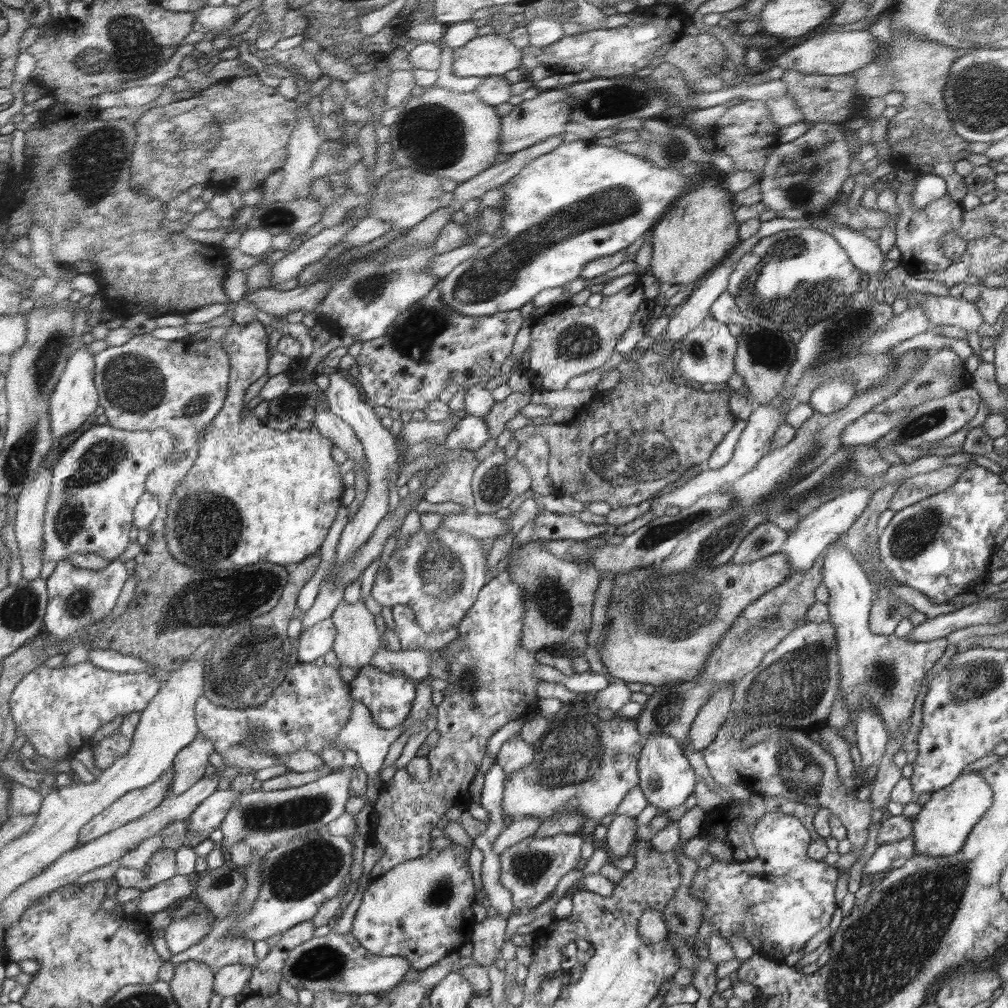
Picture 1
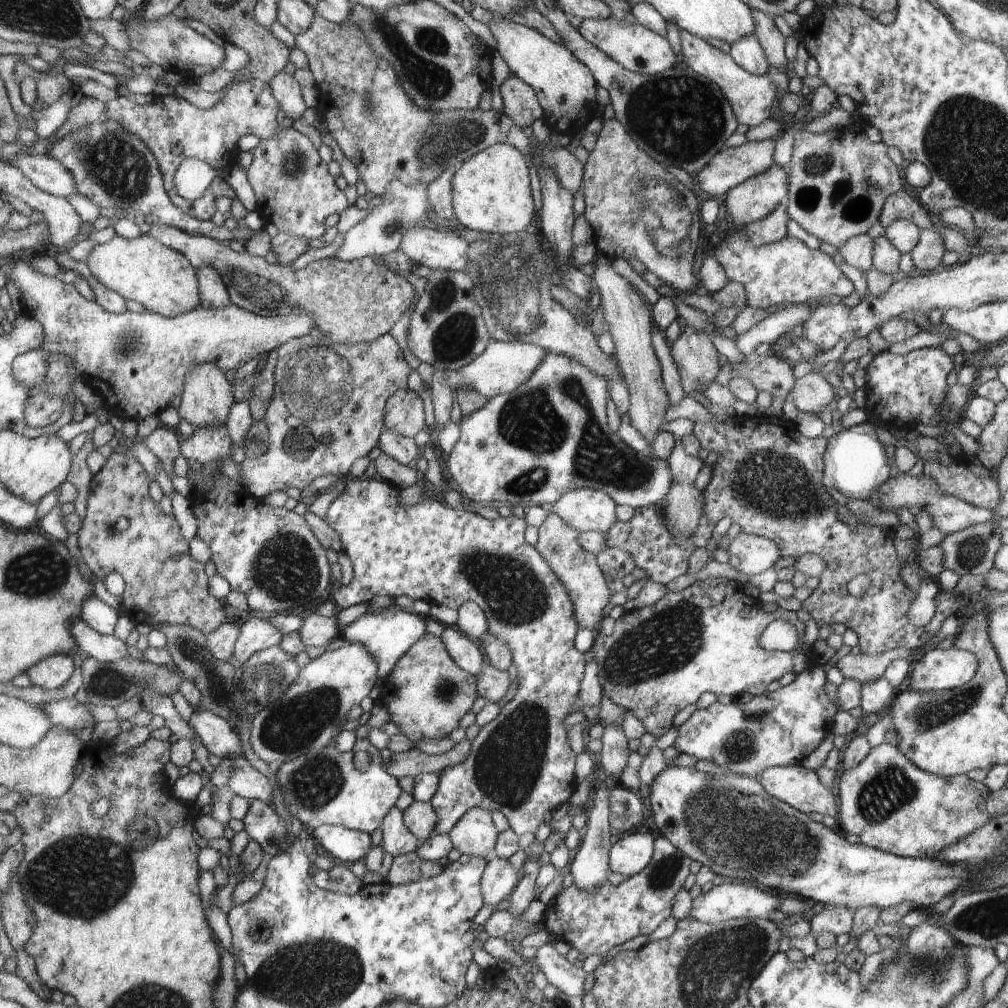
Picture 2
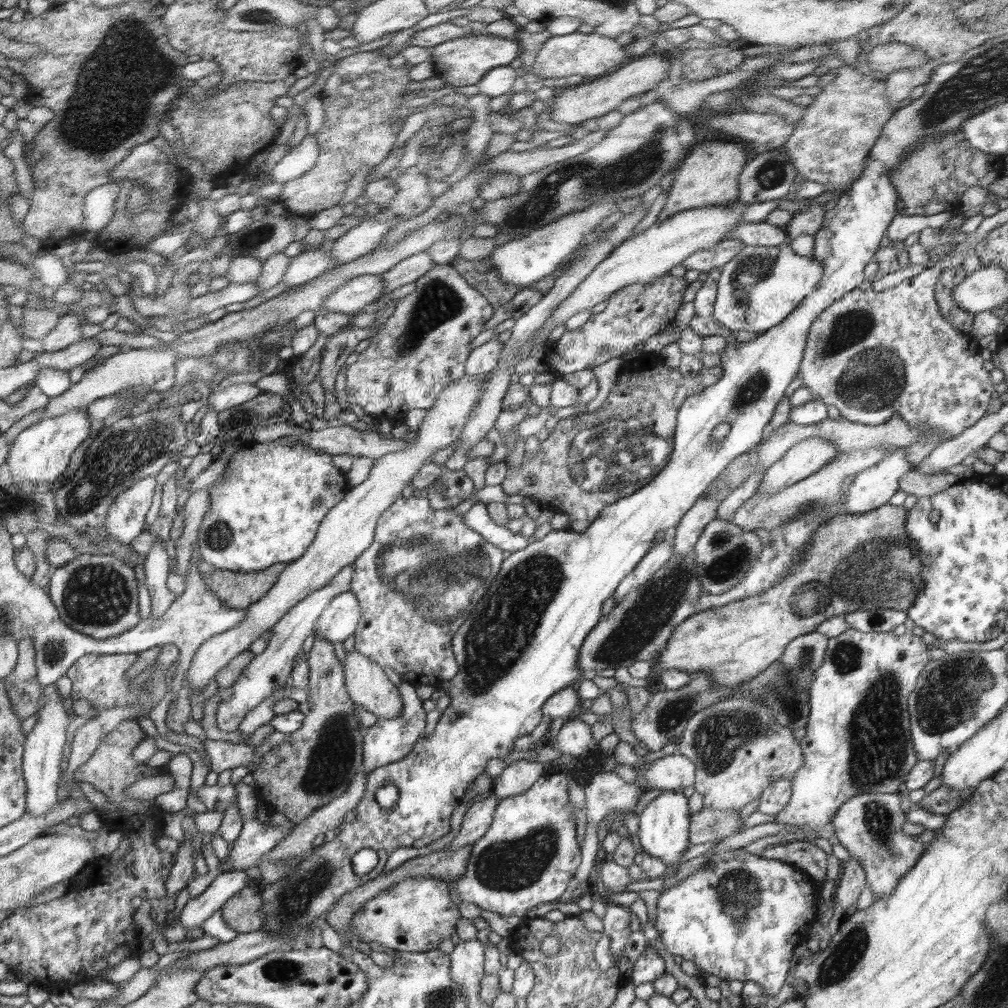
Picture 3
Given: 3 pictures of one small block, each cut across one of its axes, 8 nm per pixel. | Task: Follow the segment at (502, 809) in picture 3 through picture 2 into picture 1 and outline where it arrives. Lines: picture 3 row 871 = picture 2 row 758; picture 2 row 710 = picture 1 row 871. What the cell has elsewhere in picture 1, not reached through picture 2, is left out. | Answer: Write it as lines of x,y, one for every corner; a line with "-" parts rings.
558,834
548,838
524,838
514,846
506,847
500,857
500,884
507,888
518,911
527,911
542,904
553,894
564,874
576,869
580,862
582,838
580,834

